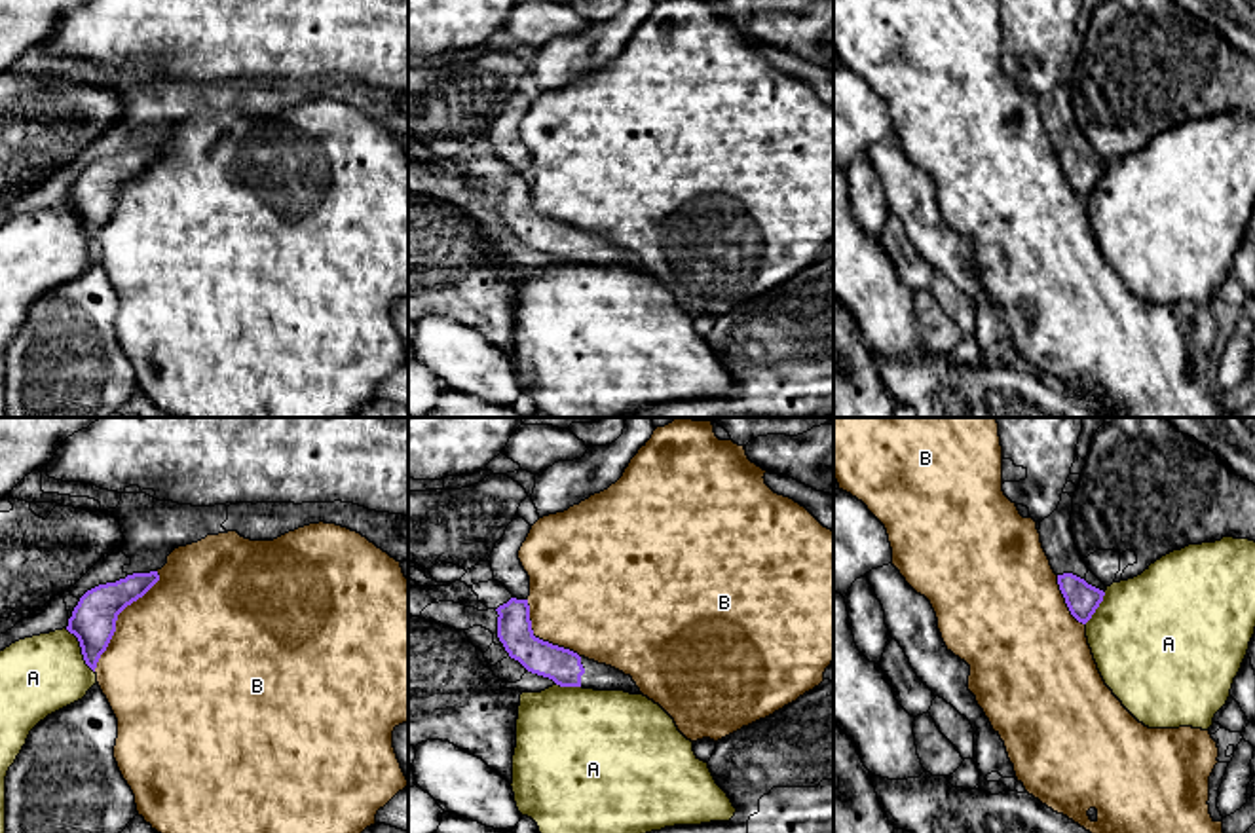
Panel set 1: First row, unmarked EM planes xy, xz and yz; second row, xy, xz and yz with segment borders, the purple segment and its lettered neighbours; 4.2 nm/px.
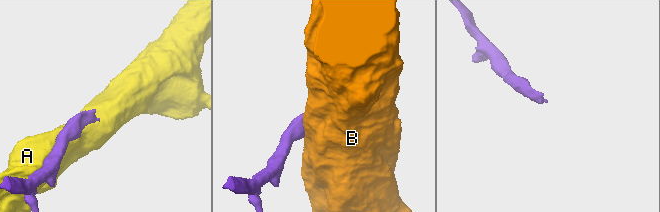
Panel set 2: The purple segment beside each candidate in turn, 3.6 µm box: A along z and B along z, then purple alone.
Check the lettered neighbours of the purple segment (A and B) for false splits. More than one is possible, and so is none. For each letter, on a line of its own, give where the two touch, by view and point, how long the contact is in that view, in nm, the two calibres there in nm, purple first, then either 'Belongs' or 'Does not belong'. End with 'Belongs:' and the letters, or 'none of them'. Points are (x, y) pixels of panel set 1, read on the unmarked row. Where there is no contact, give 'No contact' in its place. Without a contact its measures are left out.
A: Touches purple at xy (82, 224). Shared border 220 nm. Thickness 190 nm (purple) against 340 nm. Does not belong
B: Touches purple at xy (116, 194). Shared border 500 nm. Thickness 190 nm (purple) against 480 nm. Does not belong
Belongs: none of them

